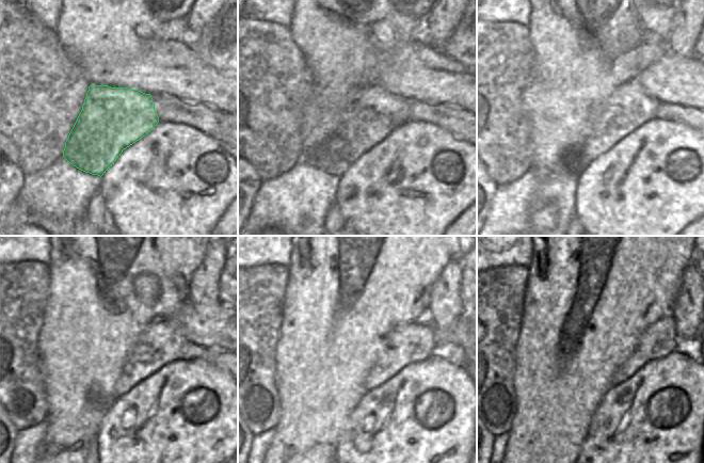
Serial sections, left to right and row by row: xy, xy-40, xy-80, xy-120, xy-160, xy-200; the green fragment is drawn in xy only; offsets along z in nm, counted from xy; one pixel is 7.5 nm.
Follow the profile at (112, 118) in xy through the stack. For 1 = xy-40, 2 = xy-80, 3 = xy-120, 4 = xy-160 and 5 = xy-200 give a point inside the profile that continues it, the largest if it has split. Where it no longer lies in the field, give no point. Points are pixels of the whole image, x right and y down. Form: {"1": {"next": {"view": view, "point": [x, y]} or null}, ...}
{"1": {"next": {"view": "xy-40", "point": [371, 113]}}, "2": {"next": {"view": "xy-80", "point": [629, 107]}}, "3": {"next": {"view": "xy-120", "point": [159, 344]}}, "4": {"next": {"view": "xy-160", "point": [414, 342]}}, "5": {"next": {"view": "xy-200", "point": [659, 339]}}}

